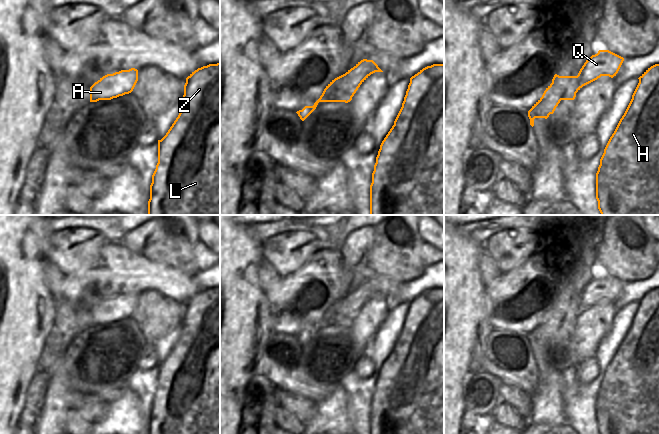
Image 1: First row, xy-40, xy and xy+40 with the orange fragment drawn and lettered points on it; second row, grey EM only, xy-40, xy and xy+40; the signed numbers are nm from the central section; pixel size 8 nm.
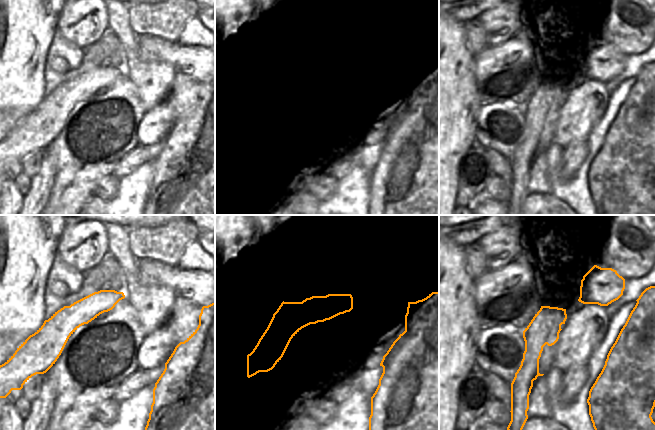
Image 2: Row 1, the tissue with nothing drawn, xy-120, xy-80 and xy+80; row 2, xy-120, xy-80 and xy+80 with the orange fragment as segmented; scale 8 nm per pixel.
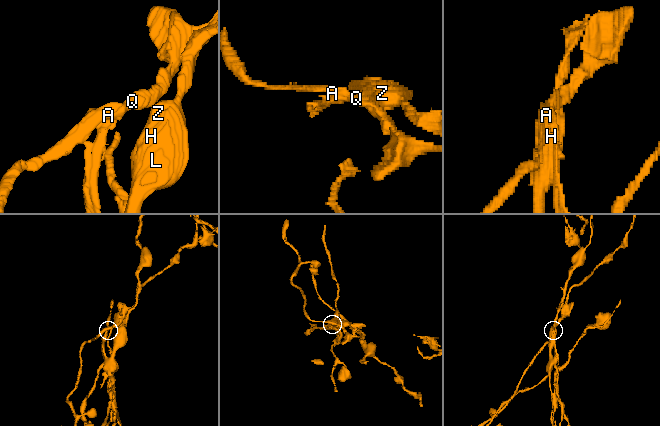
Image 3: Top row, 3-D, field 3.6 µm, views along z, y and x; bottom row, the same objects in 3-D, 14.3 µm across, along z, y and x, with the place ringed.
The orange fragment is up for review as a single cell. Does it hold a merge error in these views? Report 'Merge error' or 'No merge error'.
Merge error.

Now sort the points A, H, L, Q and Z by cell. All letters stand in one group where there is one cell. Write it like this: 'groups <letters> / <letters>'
groups A Q / H L Z

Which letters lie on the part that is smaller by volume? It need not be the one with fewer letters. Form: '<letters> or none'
A, Q

